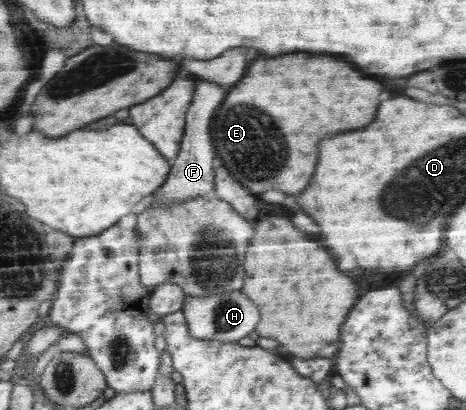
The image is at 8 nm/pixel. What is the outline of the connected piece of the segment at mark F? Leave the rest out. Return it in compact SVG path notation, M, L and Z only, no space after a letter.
M202 79L199 83L199 91L195 91L195 103L191 103L190 110L186 114L186 130L182 138L181 151L175 161L169 163L169 178L154 191L155 199L151 206L190 200L214 189L214 165L217 161L215 161L215 149L211 143L210 127L213 124L215 109L219 107L219 103L227 93L229 93L227 87L221 87L210 80Z

